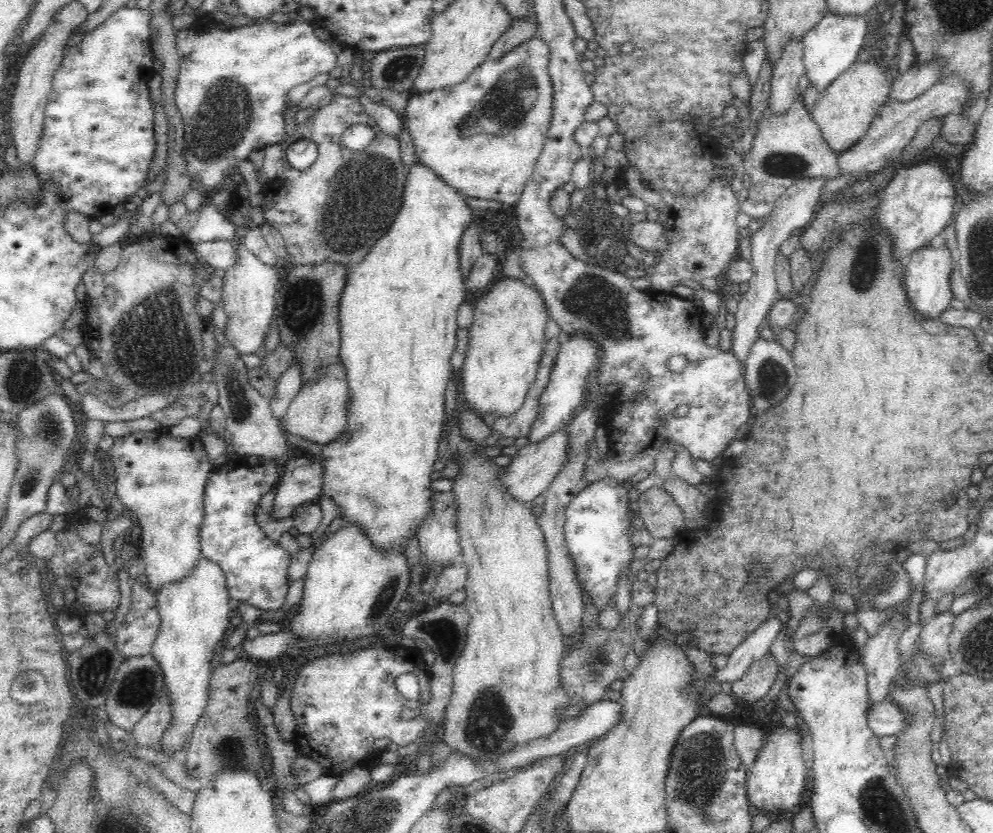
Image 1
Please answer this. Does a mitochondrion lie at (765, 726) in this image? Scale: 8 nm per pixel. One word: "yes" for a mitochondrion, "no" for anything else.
no

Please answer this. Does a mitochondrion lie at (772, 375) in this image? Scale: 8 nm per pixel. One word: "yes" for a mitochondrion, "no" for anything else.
yes

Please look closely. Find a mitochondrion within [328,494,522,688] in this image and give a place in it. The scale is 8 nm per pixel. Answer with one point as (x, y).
(446, 633)

